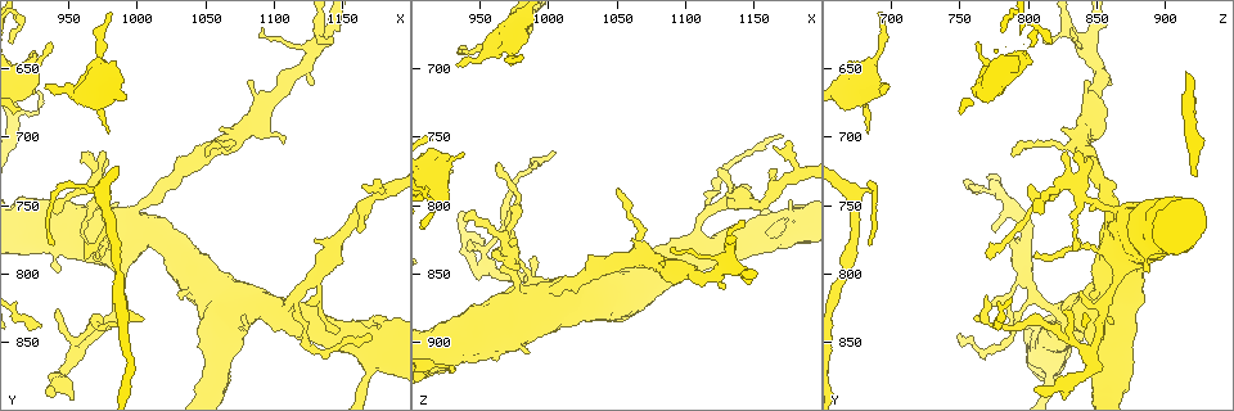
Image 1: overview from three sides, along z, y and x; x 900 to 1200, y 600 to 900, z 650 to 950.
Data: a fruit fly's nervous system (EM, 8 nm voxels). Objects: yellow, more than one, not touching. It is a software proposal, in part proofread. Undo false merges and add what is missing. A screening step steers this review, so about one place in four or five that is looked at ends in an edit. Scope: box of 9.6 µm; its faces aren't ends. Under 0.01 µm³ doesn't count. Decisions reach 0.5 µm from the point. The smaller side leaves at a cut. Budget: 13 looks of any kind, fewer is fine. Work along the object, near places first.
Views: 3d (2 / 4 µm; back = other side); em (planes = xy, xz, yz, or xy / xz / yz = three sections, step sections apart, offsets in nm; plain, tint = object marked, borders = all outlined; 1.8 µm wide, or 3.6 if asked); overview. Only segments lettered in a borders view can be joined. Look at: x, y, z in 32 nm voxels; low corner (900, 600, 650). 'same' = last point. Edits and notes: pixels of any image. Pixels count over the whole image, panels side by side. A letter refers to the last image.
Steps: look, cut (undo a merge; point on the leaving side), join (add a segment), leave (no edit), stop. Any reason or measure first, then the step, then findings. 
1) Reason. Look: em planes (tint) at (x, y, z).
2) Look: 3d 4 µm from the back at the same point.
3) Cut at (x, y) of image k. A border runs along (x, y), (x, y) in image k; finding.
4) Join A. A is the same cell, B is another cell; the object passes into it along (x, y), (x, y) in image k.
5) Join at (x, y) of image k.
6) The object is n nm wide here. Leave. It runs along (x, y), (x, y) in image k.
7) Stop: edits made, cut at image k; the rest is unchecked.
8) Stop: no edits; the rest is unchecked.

Sharp bend. Look: em 3.6 µm xy step 4 (tint) at (1110, 826, 822).

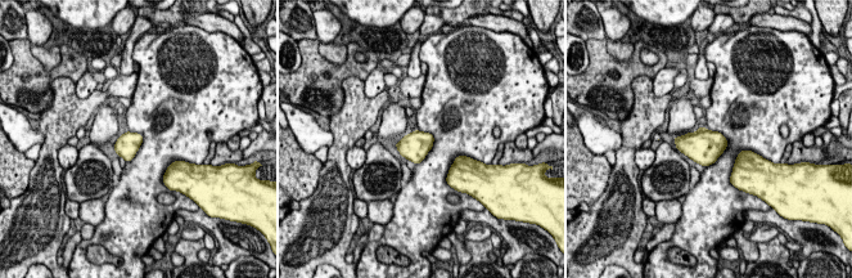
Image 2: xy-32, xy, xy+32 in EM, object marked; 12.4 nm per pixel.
Look: em 3.6 µm planes (borders) at the same point.

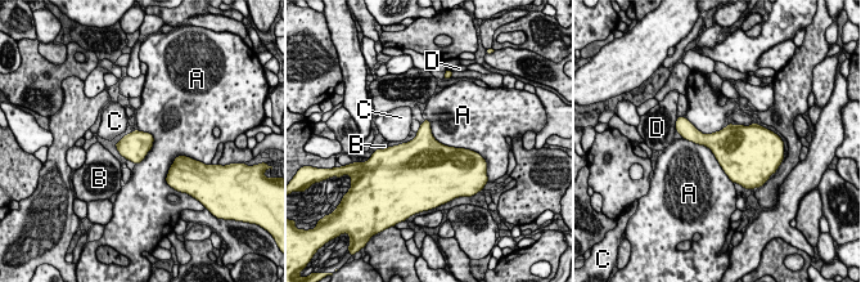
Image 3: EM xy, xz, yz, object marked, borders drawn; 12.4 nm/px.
The object is 340 nm wide here. Leave. A, B, C and D are other cells; a border runs along (424, 119), (437, 140), (473, 152) in image 3; one neuron here.

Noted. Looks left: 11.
Branch stops here. Look: em planes (borders) at (1166, 736, 758).

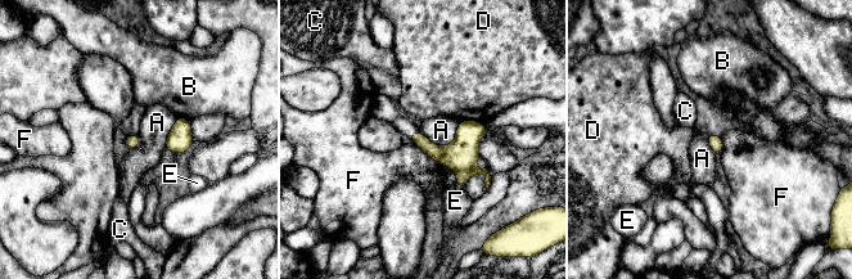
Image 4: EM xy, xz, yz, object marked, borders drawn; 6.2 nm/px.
The longest contact is with A, 280 nm. Leave. A, B, C, D, E and F are other cells; a border runs along (459, 121), (443, 147), (417, 129) in image 4; no lettered segment goes on from it.

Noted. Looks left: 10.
Arms part here. Look: em xz step 4 (tint) at (1096, 676, 846).

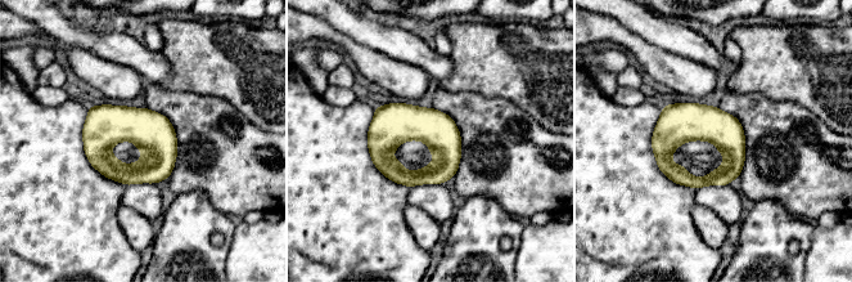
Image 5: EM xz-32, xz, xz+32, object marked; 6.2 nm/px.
Cut it another way. Look: em planes (tint) at the same point.

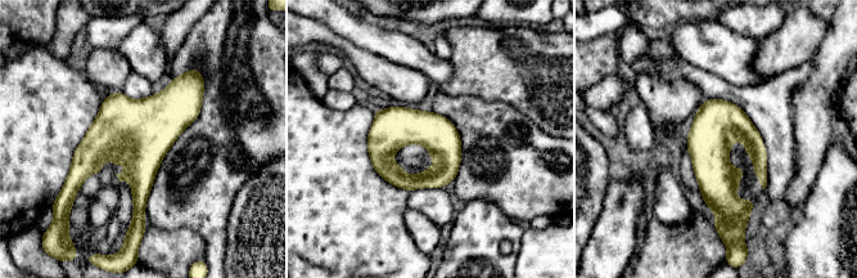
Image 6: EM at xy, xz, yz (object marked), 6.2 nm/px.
Look: em planes (borders) at the same point.

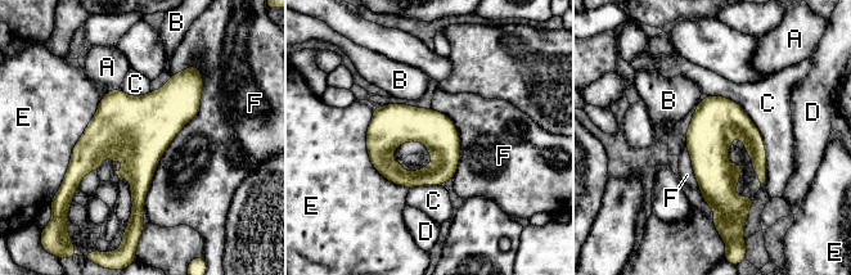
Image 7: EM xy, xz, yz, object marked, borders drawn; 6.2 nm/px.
The object is 220 nm wide here. Leave. A, B, C, D, E and F are other cells; a border runs along (202, 75), (143, 213) in image 7; continuous, no second neuron.

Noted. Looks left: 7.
Free end. Look: 3d 4 µm at (936, 630, 764).

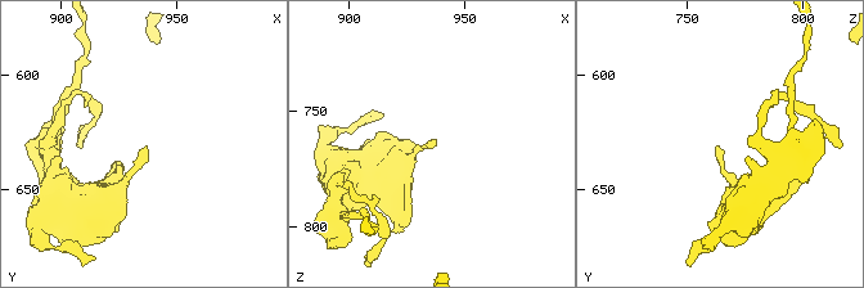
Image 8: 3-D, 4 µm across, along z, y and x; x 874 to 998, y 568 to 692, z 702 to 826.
Now the EM. Look: em planes (plain) at (936, 632, 762).

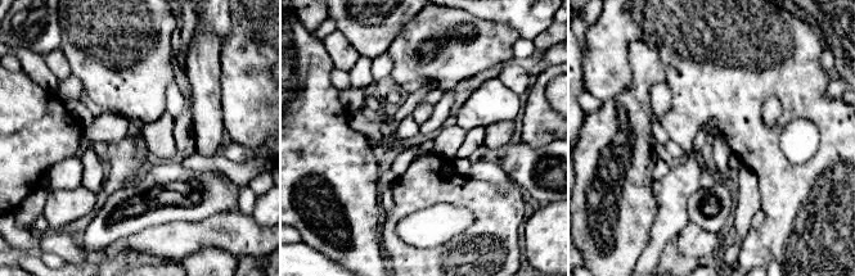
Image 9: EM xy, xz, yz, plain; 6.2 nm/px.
Look: em planes (borders) at the same point.

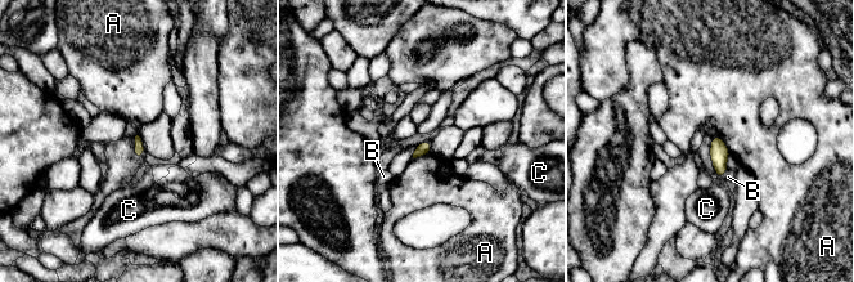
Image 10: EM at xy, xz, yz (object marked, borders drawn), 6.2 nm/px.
The longest contact is with A, 120 nm. Leave. A, B and C are other cells; a border runs along (430, 152), (413, 159) in image 10; no lettered segment goes on from it.

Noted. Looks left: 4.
Tapers out. Look: 3d 4 µm at (938, 778, 684).

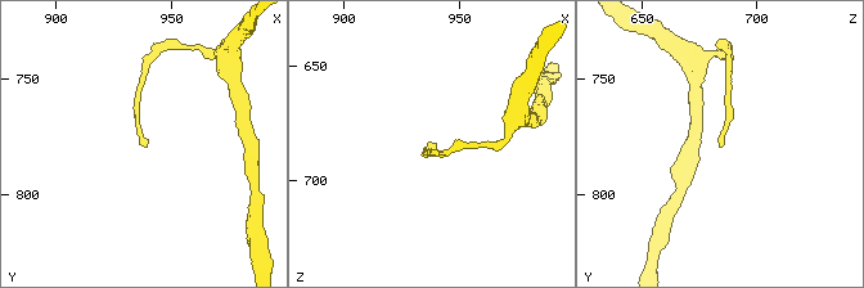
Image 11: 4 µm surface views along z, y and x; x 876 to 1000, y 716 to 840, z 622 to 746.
Shape alone is not enough. Look: em planes (borders) at (939, 779, 685).

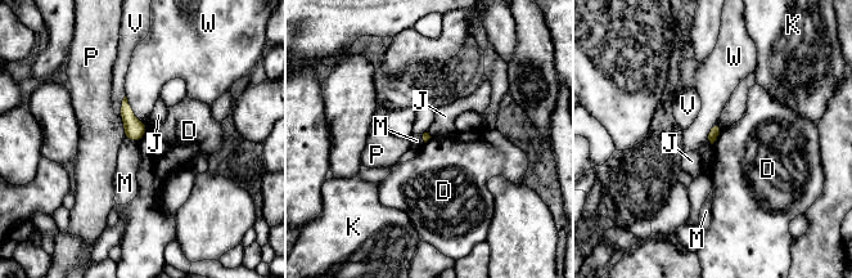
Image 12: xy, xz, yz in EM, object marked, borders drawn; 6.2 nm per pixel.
The longest contact is with W, 240 nm. Leave. D, J, K, M, P, V and W are other cells; none of them fits.

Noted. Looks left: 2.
Stop: no edits; the rest is unchecked.

